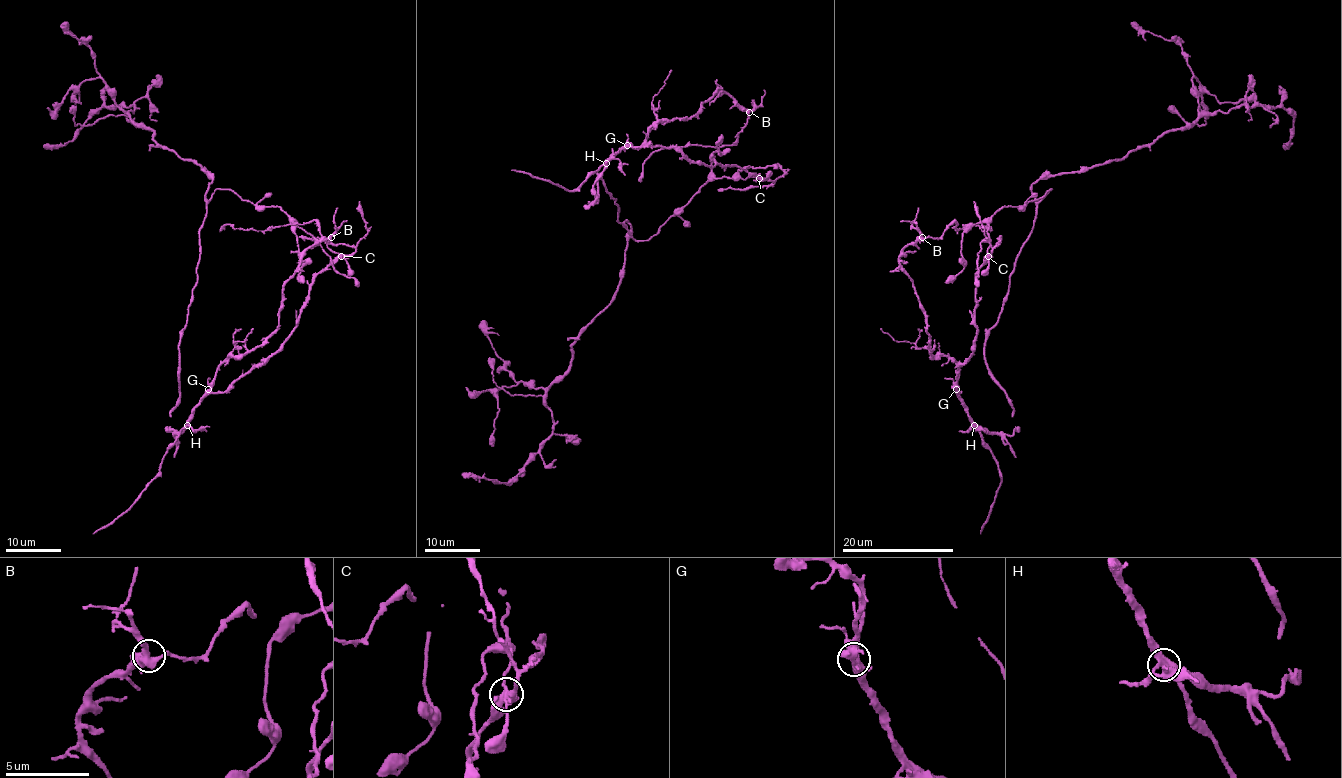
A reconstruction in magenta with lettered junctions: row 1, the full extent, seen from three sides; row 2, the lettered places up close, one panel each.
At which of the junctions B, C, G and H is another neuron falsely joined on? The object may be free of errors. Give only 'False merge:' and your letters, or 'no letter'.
False merge: no letter

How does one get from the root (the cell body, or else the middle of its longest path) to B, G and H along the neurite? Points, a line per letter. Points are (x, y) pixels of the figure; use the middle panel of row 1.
B: (755, 176), (673, 148), (629, 147), (657, 123), (696, 116), (718, 89), (749, 112)
G: (755, 176), (737, 166), (706, 166), (692, 162), (681, 151), (673, 148), (627, 145)
H: (755, 176), (737, 166), (706, 166), (692, 162), (681, 151), (663, 147), (624, 147), (606, 163)

